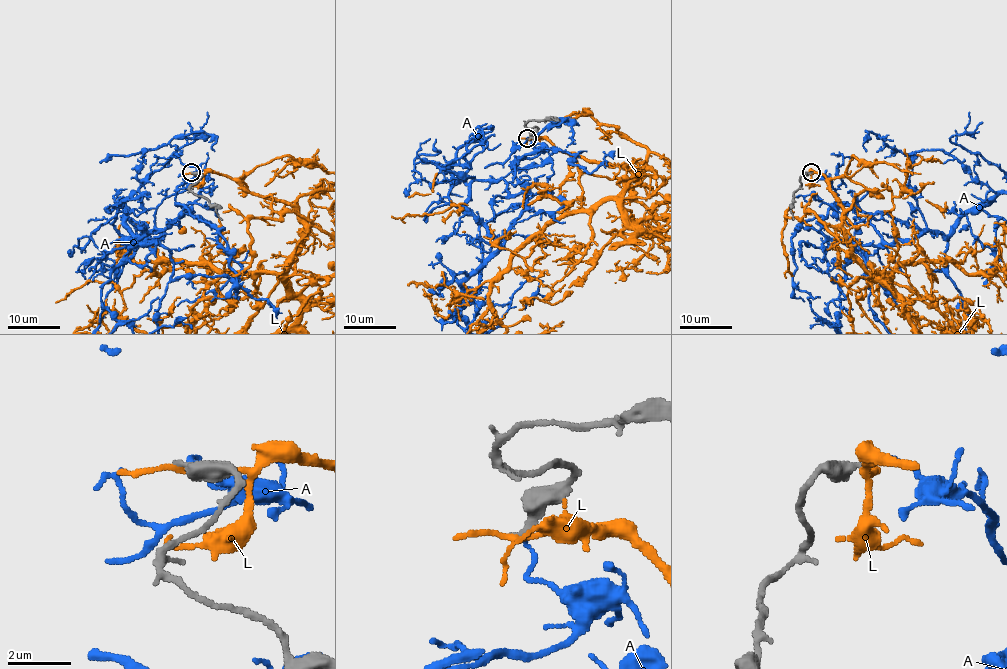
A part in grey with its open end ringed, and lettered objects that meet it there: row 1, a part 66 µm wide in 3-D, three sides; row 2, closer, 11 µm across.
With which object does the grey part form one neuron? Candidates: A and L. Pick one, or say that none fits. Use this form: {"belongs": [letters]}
{"belongs": []}

